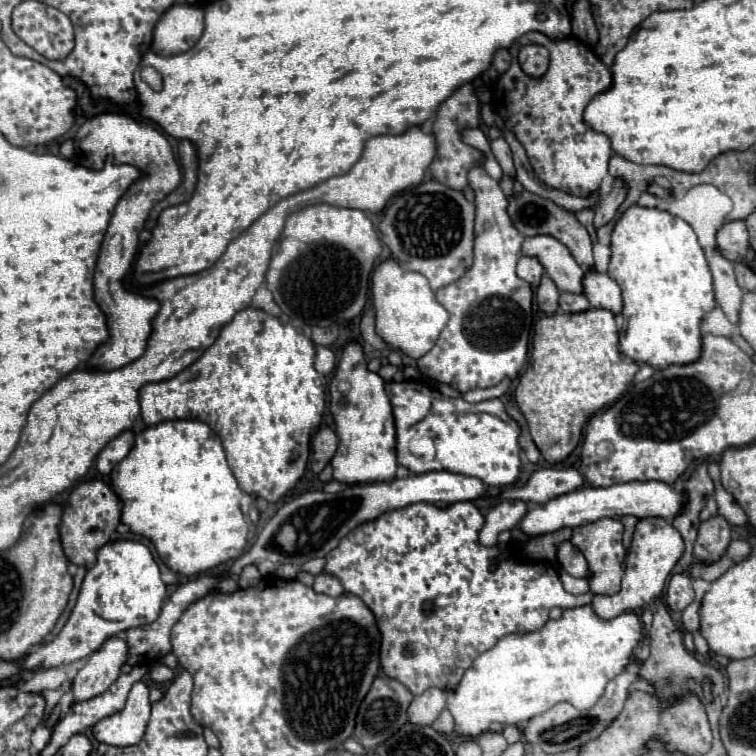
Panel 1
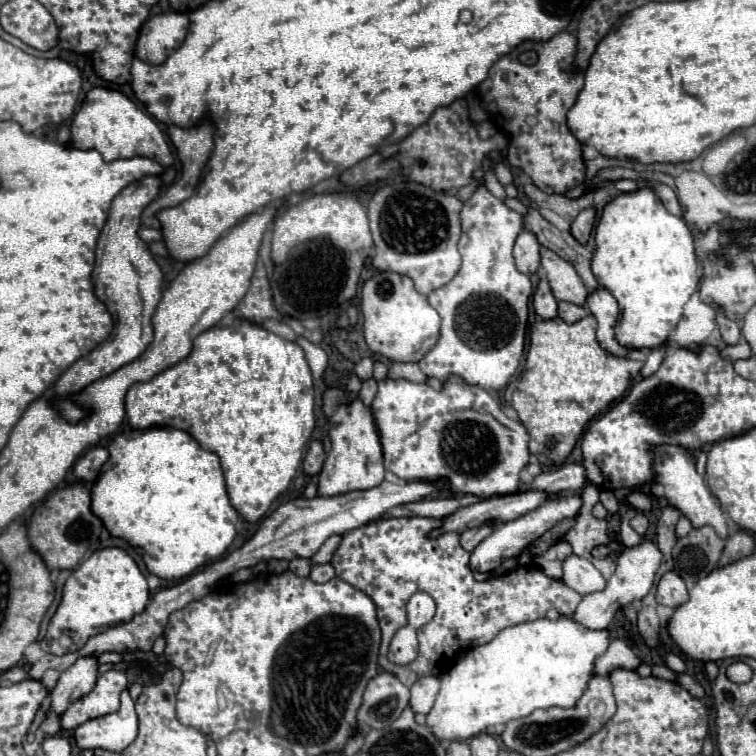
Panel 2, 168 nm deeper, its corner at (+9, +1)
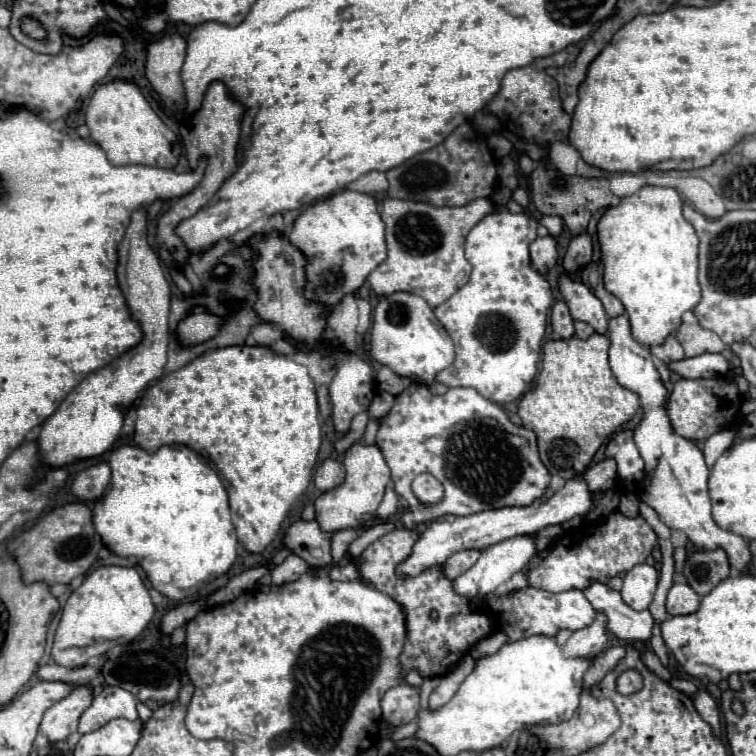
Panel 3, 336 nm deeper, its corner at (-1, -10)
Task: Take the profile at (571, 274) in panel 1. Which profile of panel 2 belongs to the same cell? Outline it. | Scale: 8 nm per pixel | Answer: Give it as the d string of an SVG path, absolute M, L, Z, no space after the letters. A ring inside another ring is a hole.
M542 248L540 250L540 258L542 258L542 270L546 270L552 294L556 296L556 300L564 300L564 302L572 302L572 304L584 304L588 290L584 288L580 276L576 274L574 266L566 260L562 260L556 252Z

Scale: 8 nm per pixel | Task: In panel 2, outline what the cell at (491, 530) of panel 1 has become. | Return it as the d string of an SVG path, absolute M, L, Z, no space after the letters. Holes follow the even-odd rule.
M486 522L482 526L476 526L476 528L468 528L462 532L460 536L460 544L464 550L474 550L484 538L488 538L490 534L494 532L494 522Z

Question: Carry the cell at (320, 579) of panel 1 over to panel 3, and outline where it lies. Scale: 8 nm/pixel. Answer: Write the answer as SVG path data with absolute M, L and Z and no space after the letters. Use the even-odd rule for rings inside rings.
M346 563L346 565L332 565L330 567L330 577L336 581L354 581L358 579L358 569L354 563Z

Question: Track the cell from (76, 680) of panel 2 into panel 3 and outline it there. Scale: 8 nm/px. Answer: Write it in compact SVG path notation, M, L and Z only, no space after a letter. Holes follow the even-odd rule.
M76 687L68 697L54 703L40 723L40 733L48 737L50 743L58 743L68 739L78 727L80 715L90 707L92 691L88 687Z

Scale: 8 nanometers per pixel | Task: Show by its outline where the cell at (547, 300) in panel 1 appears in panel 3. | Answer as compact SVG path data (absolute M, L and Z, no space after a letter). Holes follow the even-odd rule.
M564 301L554 303L550 323L552 323L552 331L560 339L570 339L574 335L574 319L572 319L572 315L568 311L568 305Z

